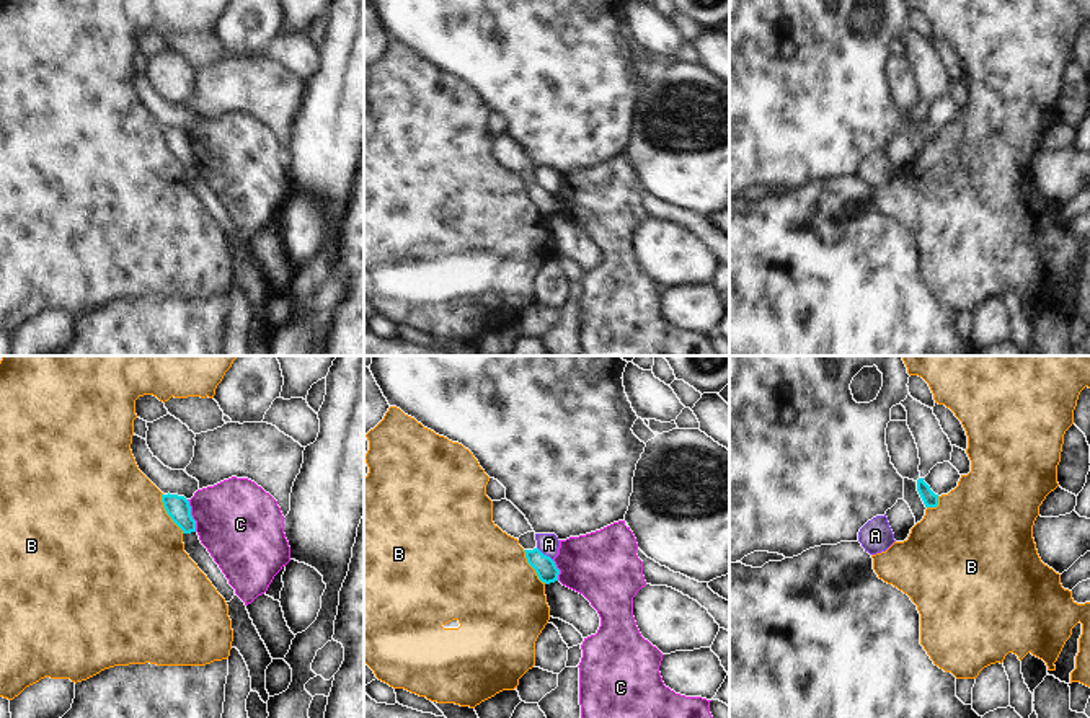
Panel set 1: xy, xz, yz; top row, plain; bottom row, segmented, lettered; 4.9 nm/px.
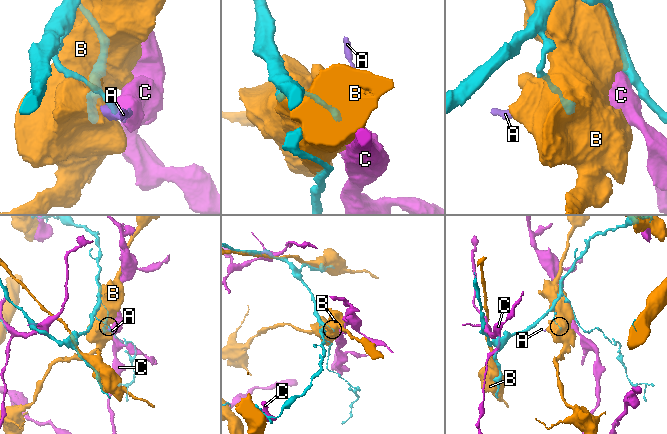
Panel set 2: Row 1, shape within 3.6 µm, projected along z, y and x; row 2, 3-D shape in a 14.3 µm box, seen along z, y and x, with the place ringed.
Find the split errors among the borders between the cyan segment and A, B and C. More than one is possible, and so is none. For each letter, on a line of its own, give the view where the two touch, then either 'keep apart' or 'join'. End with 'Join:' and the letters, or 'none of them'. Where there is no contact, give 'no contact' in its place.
A: xz | keep apart
B: xy | keep apart
C: xy | keep apart
Join: none of them

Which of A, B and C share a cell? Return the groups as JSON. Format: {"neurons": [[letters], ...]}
{"neurons": [["A"], ["B"], ["C"]]}

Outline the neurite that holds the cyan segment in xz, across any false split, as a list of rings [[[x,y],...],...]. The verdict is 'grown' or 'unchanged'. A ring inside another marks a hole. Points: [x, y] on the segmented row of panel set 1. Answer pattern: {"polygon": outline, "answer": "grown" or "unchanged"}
{"polygon": [[[538,548],[524,552],[527,563],[535,570],[542,583],[550,584],[558,581],[560,570],[550,556],[543,555]]], "answer": "unchanged"}

